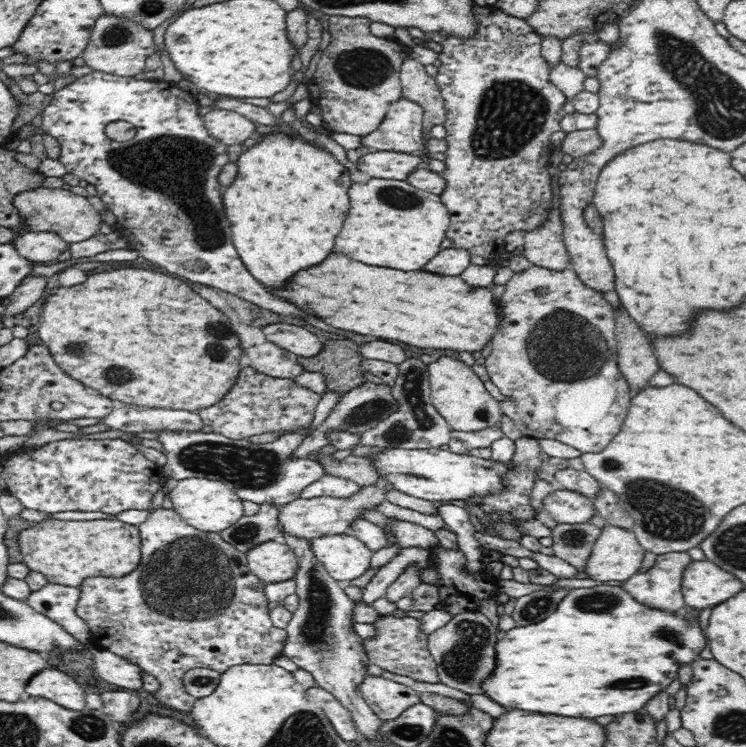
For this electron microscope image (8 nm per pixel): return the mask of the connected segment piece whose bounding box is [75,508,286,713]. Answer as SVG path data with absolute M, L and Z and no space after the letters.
M157 509L152 511L148 518L137 526L141 536L141 561L139 565L130 571L130 574L120 578L92 577L86 578L81 584L81 597L76 606L76 614L89 626L93 636L93 642L102 649L108 649L116 654L122 655L130 662L137 664L144 673L155 676L160 682L160 690L156 692L155 699L165 707L175 711L191 712L195 704L195 699L187 694L185 690L184 675L194 668L208 668L220 675L229 670L231 666L243 665L246 663L258 663L259 665L272 664L272 659L278 657L282 652L284 640L286 640L286 630L274 627L270 621L268 613L268 601L262 595L264 583L252 573L247 565L247 554L236 550L230 543L215 532L204 532L190 526L176 512L176 509Z

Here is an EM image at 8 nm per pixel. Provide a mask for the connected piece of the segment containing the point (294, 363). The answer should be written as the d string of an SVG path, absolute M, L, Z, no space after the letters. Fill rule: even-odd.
M270 341L248 347L243 350L243 353L250 359L249 366L252 369L272 378L293 379L303 372L295 354Z

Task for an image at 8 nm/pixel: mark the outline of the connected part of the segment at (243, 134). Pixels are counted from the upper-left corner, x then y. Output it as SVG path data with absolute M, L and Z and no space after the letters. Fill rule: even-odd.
M216 108L202 117L208 132L228 147L247 144L250 137L257 136L254 121L241 114Z

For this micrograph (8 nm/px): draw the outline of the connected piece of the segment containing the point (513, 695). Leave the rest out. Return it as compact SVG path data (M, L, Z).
M602 583L593 588L568 589L556 607L554 614L538 624L512 628L504 634L504 640L496 644L496 670L482 684L486 694L514 710L574 716L574 718L598 718L618 716L648 706L646 702L658 696L678 677L680 665L692 664L708 645L707 635L698 618L686 613L668 612L638 602L623 586Z

